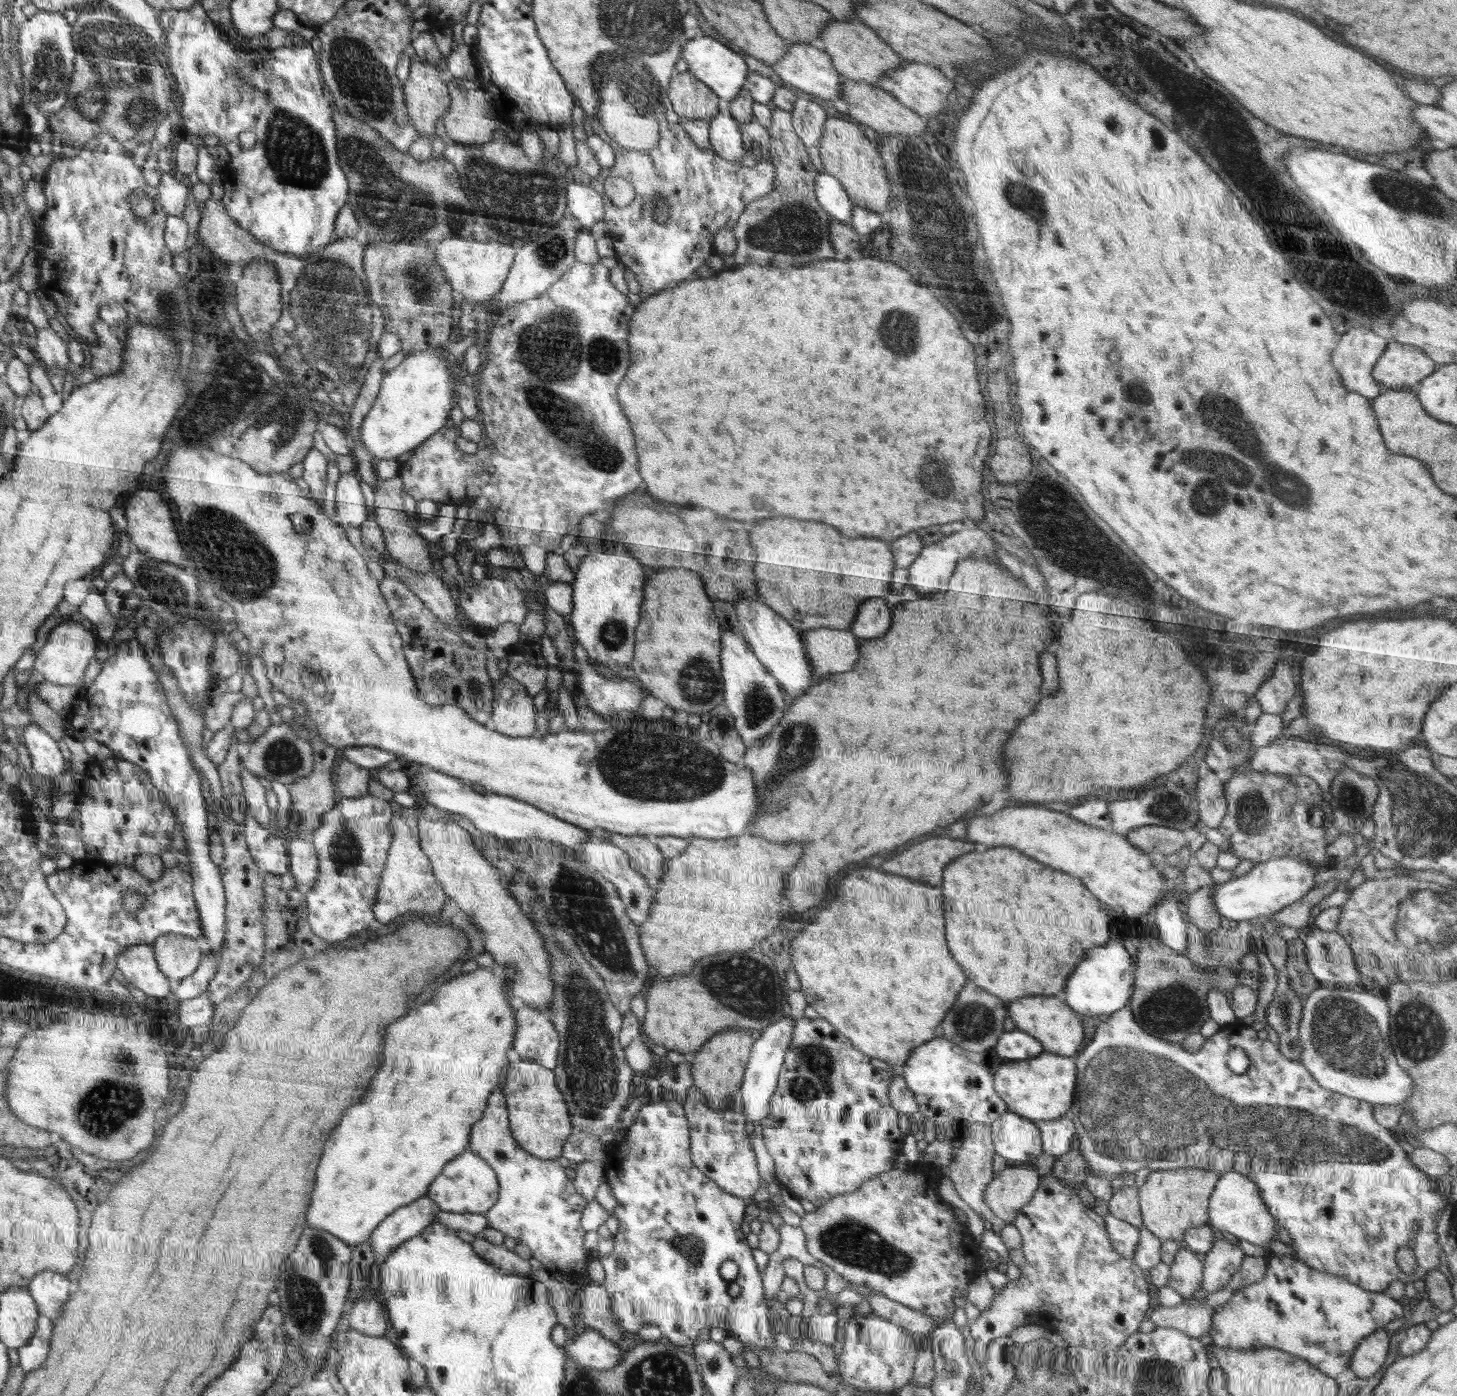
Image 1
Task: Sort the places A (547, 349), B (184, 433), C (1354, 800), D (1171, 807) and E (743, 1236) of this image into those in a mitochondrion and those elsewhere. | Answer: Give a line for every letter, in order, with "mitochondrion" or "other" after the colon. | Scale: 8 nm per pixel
A: mitochondrion
B: other
C: mitochondrion
D: mitochondrion
E: other

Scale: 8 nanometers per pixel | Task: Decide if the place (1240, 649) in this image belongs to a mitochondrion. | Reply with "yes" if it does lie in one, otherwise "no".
yes

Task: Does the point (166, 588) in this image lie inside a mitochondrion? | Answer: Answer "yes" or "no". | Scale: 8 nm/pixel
yes

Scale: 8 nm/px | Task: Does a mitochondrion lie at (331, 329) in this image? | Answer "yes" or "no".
yes

